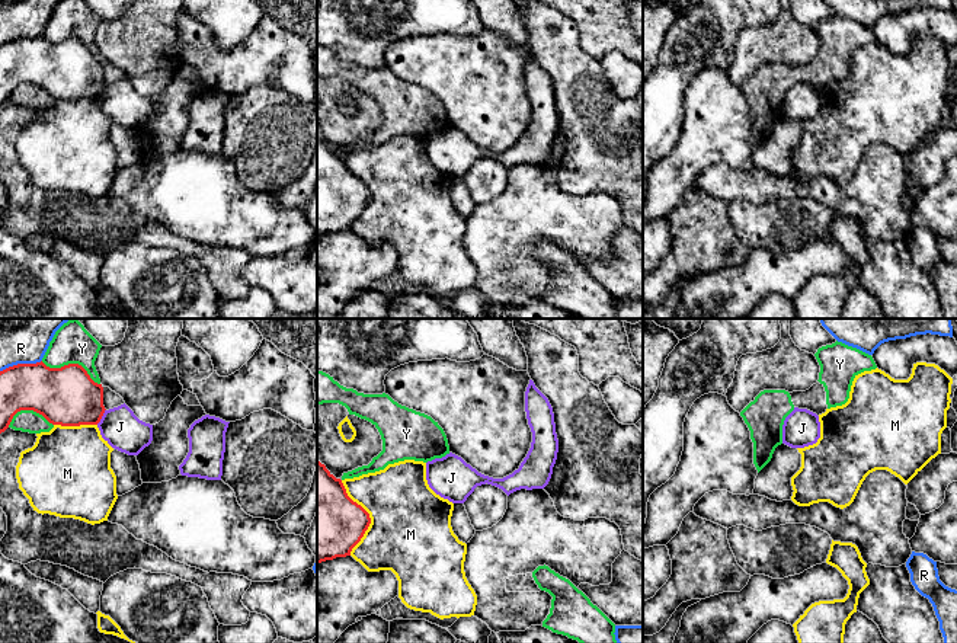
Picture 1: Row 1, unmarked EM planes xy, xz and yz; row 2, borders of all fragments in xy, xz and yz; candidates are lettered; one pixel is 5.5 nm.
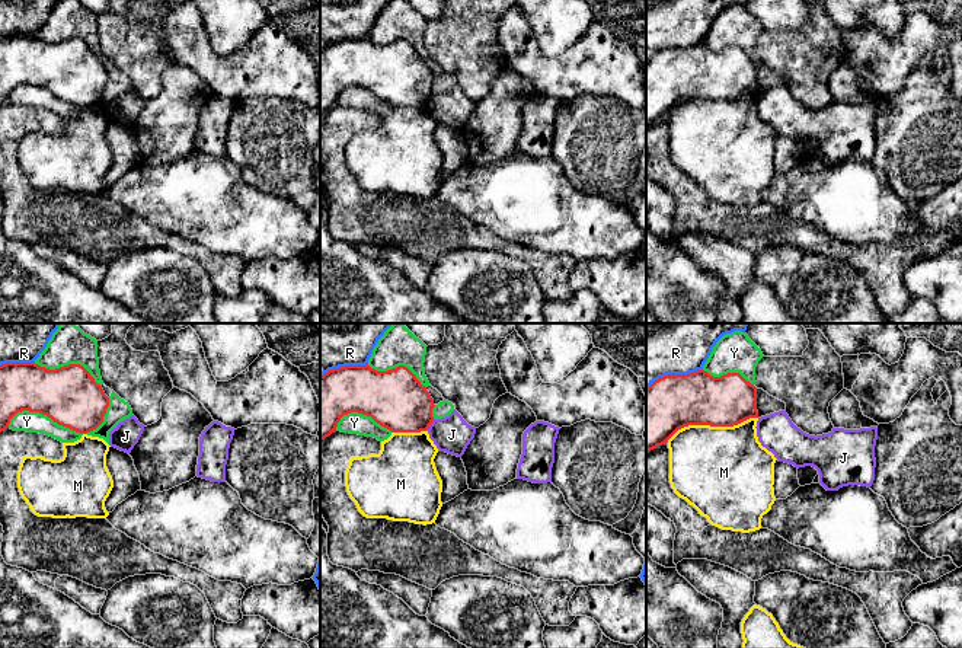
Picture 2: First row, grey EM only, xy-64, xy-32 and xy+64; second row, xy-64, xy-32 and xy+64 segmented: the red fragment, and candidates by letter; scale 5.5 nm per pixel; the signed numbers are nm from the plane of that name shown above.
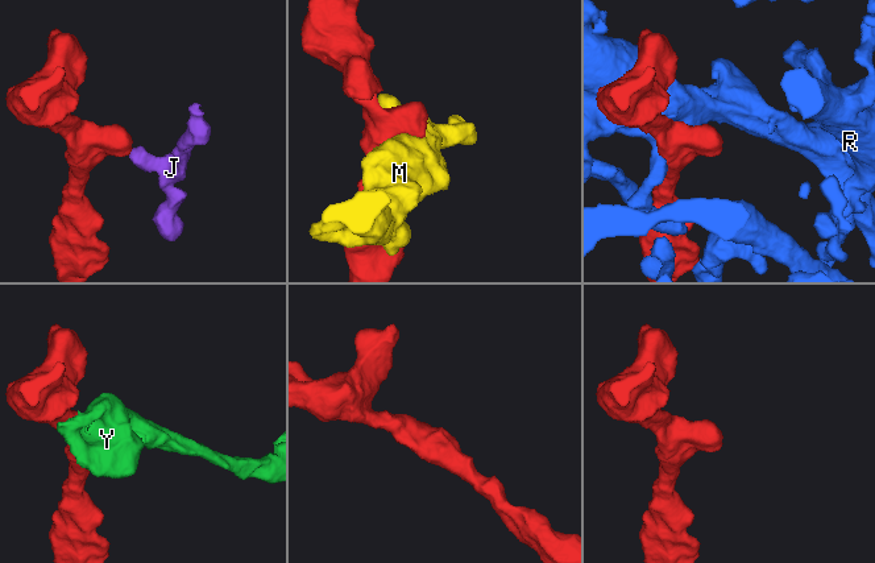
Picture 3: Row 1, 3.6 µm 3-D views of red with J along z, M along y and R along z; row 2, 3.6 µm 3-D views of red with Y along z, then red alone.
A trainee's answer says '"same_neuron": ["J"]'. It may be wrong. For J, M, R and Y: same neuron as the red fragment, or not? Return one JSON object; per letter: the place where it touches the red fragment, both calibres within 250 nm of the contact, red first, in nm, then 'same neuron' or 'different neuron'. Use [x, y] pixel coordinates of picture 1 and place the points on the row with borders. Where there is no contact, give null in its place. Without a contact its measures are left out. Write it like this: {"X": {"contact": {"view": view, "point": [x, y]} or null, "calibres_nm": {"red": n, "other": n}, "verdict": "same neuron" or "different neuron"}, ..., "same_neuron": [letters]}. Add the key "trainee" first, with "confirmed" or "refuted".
{"trainee": "refuted", "J": {"contact": {"view": "xy", "point": [102, 415]}, "calibres_nm": {"red": 320, "other": 220}, "verdict": "different neuron"}, "M": {"contact": {"view": "xz", "point": [368, 517]}, "calibres_nm": {"red": 400, "other": 460}, "verdict": "different neuron"}, "R": {"contact": {"view": "xy", "point": [21, 364]}, "calibres_nm": {"red": 280, "other": 320}, "verdict": "different neuron"}, "Y": {"contact": {"view": "xy", "point": [71, 364]}, "calibres_nm": {"red": 320, "other": 220}, "verdict": "different neuron"}, "same_neuron": []}

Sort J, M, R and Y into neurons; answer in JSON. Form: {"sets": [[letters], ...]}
{"sets": [["J", "R"], ["M"], ["Y"]]}

